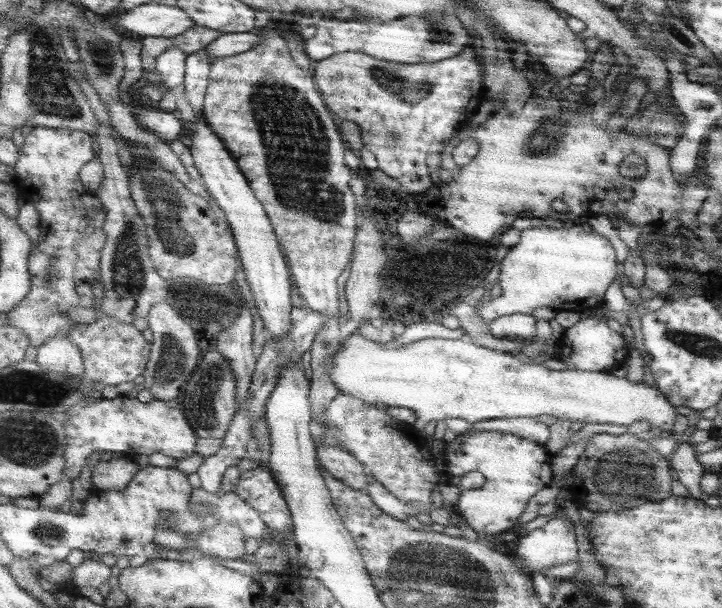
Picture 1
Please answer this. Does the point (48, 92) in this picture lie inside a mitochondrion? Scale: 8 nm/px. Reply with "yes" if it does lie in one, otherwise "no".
yes

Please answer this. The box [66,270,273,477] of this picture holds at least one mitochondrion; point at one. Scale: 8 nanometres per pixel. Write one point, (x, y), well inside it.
(170, 361)

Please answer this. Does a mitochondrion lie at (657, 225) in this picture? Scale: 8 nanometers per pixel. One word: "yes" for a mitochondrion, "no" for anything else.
no

